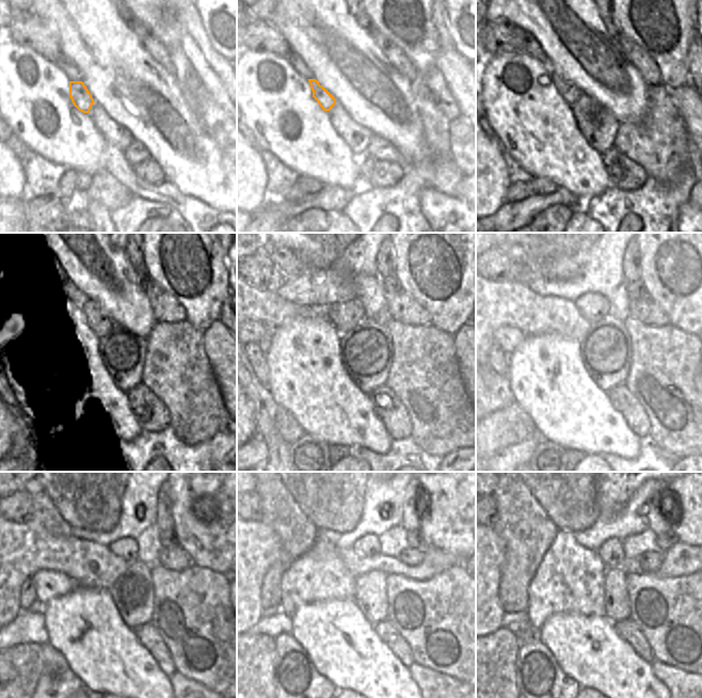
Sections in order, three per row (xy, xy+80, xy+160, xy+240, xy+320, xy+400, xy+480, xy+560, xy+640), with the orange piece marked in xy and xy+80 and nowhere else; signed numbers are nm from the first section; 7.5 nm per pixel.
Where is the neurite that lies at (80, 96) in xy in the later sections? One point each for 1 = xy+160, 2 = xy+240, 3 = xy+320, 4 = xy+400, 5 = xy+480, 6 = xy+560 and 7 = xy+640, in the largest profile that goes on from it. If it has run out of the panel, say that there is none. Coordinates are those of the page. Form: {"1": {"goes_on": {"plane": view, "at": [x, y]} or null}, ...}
{"1": {"goes_on": {"plane": "xy+160", "at": [568, 91]}}, "2": {"goes_on": {"plane": "xy+240", "at": [98, 324]}}, "3": {"goes_on": {"plane": "xy+320", "at": [345, 316]}}, "4": {"goes_on": {"plane": "xy+400", "at": [593, 307]}}, "5": {"goes_on": {"plane": "xy+480", "at": [126, 548]}}, "6": {"goes_on": {"plane": "xy+560", "at": [368, 545]}}, "7": {"goes_on": {"plane": "xy+640", "at": [611, 553]}}}

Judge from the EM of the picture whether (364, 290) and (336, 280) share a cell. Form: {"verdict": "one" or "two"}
{"verdict": "two"}

